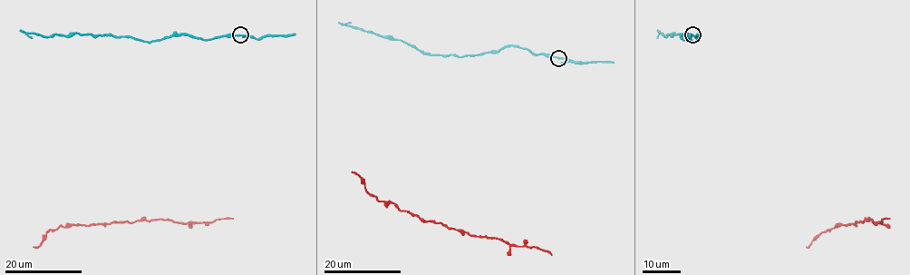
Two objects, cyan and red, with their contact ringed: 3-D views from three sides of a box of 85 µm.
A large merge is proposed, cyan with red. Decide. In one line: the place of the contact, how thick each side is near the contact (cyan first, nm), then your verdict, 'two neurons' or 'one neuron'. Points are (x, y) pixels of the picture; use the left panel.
(240, 34) | 220/130 nm | one neuron

